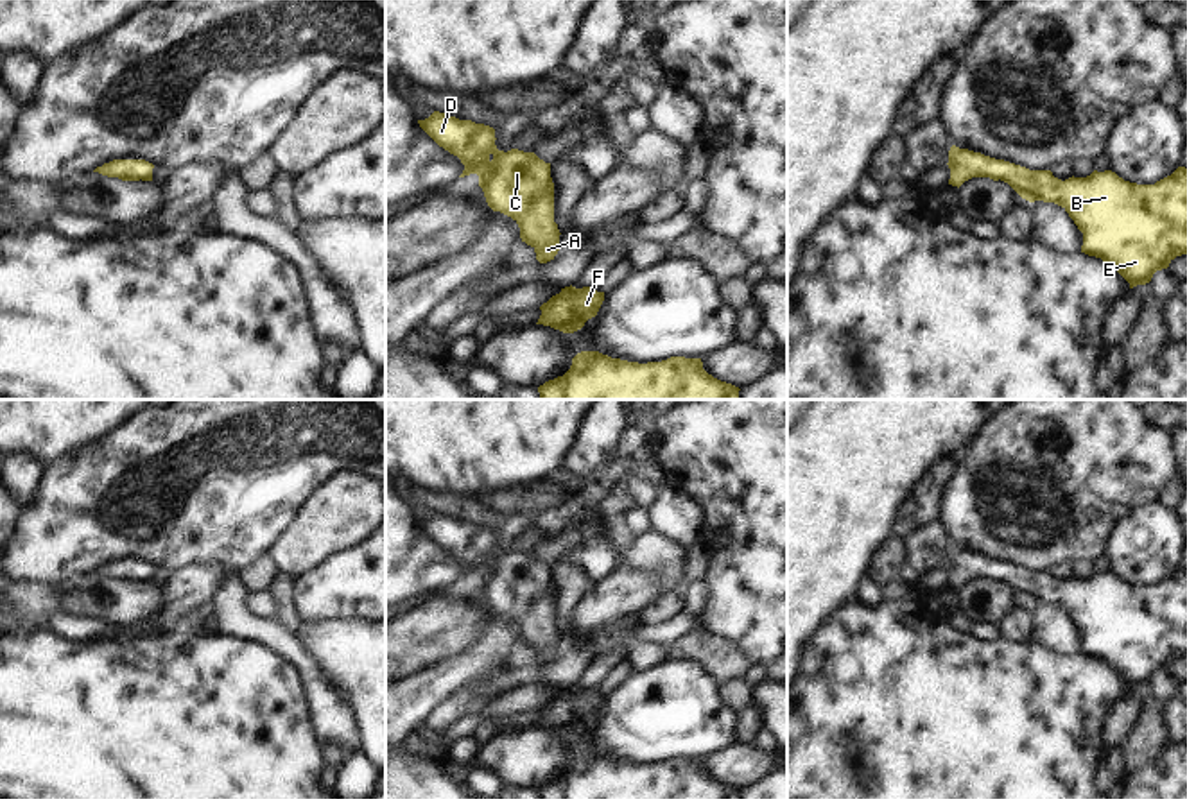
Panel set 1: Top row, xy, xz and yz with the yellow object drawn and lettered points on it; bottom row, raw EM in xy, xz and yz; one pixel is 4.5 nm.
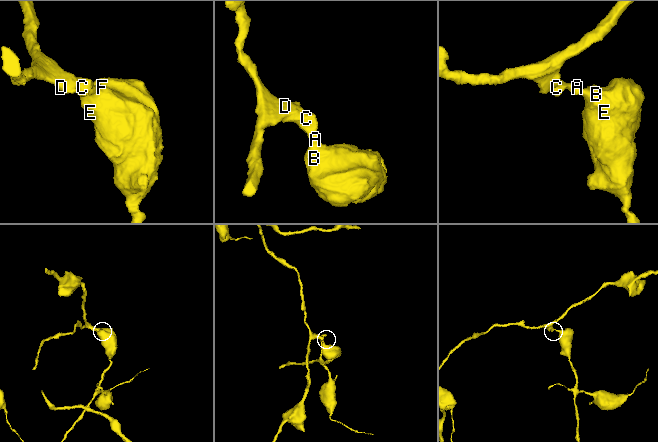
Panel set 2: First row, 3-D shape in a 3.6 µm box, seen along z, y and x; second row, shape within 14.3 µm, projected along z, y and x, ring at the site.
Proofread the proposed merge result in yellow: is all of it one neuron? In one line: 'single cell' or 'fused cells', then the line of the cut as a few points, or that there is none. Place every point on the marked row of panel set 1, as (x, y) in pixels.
single cell | no cut

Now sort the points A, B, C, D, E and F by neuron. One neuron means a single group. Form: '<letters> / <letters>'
A B C D E F

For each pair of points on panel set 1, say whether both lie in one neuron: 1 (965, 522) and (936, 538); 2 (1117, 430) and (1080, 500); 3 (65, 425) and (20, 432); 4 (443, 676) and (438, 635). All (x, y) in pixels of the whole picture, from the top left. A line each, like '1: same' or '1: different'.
1: different
2: same
3: same
4: different

